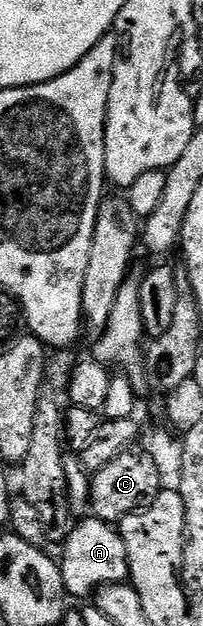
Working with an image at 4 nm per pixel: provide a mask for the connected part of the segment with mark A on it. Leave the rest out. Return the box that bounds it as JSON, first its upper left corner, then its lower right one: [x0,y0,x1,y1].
[61,516,129,599]

